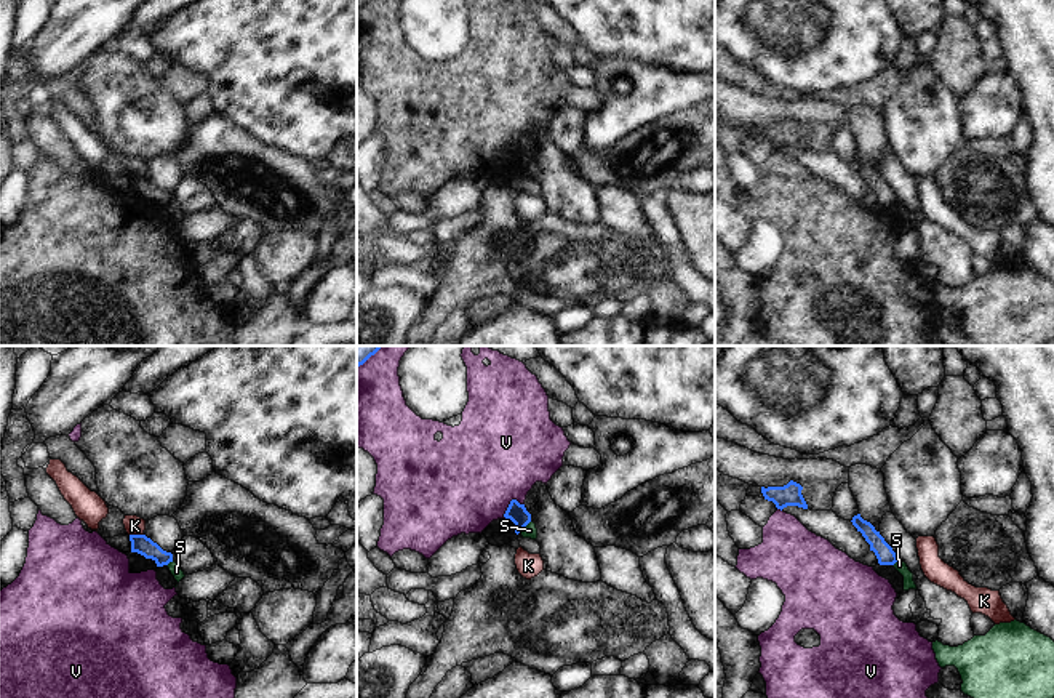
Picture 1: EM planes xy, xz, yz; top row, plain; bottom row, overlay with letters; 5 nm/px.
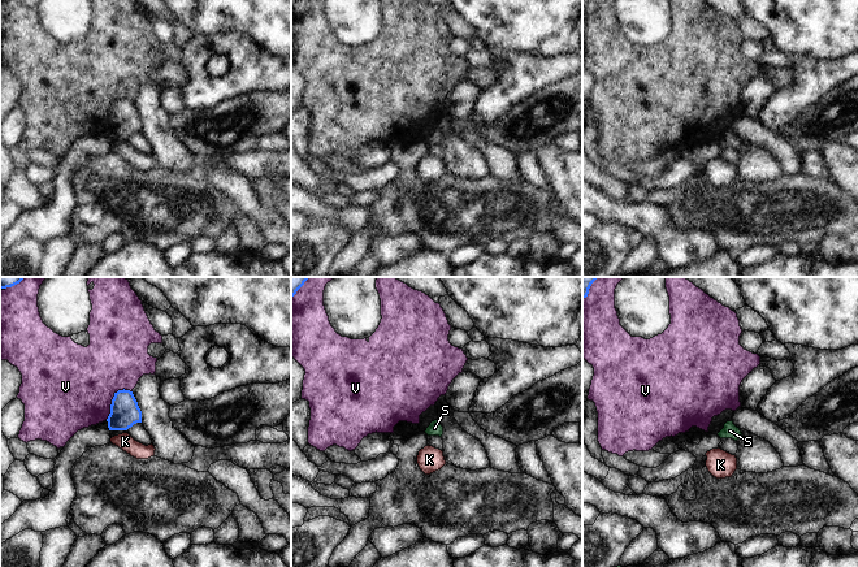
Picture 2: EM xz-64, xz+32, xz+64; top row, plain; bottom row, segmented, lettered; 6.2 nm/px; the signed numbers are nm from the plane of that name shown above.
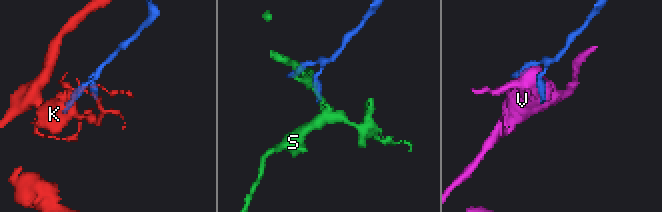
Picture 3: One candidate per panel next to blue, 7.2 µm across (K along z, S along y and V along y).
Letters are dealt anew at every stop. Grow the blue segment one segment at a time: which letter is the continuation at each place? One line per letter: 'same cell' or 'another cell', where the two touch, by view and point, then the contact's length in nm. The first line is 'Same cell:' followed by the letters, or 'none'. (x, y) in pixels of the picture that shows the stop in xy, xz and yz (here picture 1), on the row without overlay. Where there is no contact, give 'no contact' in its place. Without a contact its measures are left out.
Same cell: none
K: another cell; meets blue in xy at (136, 176); contact 70 nm long
S: another cell; meets blue in xz at (525, 167); contact 80 nm long
V: another cell; meets blue in xz at (511, 144); contact 130 nm long

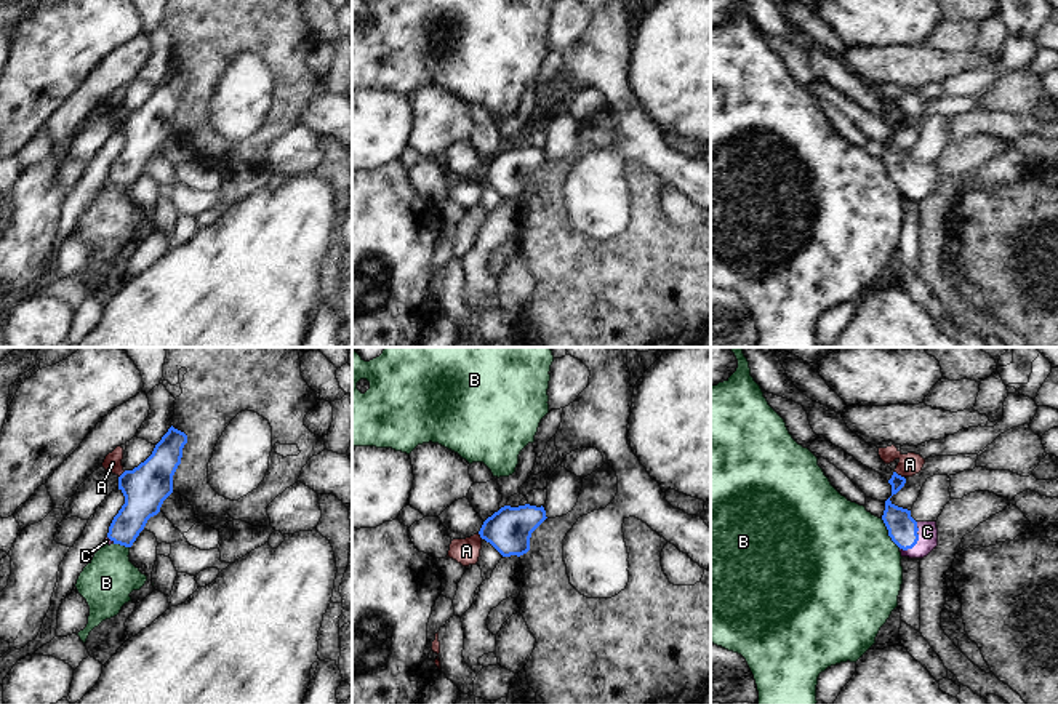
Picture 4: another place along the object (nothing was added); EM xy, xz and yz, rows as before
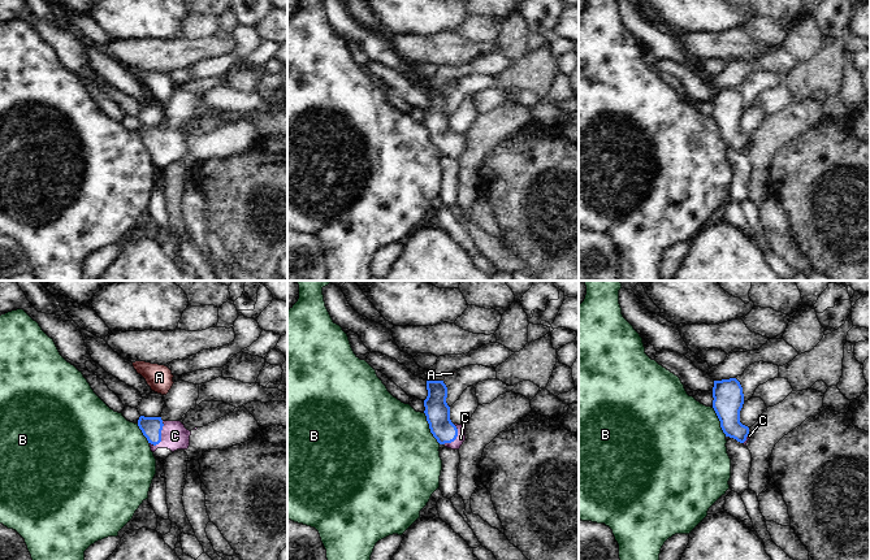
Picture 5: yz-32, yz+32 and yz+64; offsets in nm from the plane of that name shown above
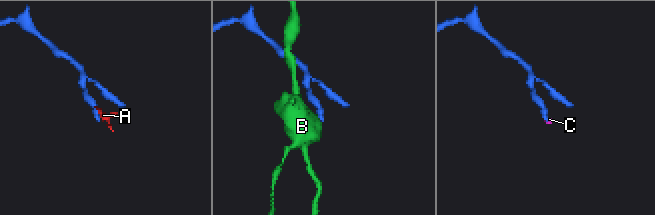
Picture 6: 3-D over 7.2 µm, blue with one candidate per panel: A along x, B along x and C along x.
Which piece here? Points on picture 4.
Same cell: C
A: another cell; meets blue in yz at (900, 117); contact 60 nm long
B: another cell; meets blue in yz at (889, 175); contact 180 nm long
C: same cell; meets blue in yz at (917, 181); contact 170 nm long

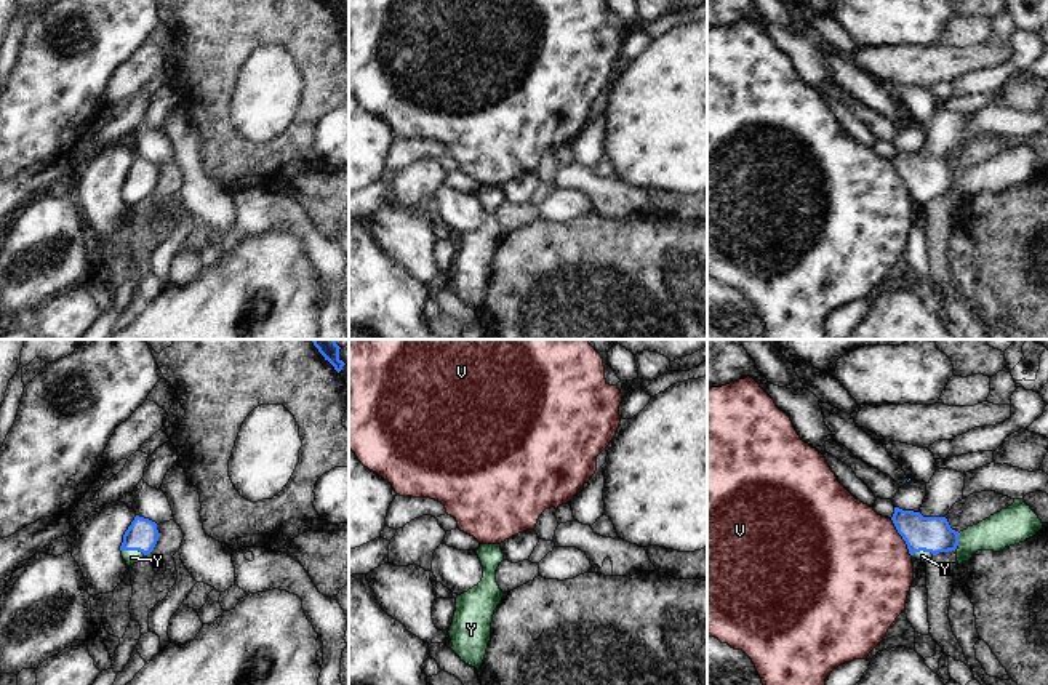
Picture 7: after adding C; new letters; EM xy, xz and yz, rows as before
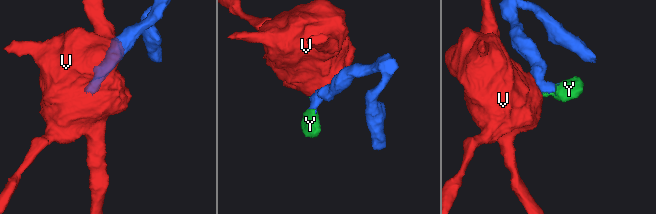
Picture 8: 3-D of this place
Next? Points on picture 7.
Same cell: Y
V: another cell; meets blue in yz at (903, 180); contact 220 nm long
Y: same cell; meets blue in xy at (133, 191); contact 120 nm long

